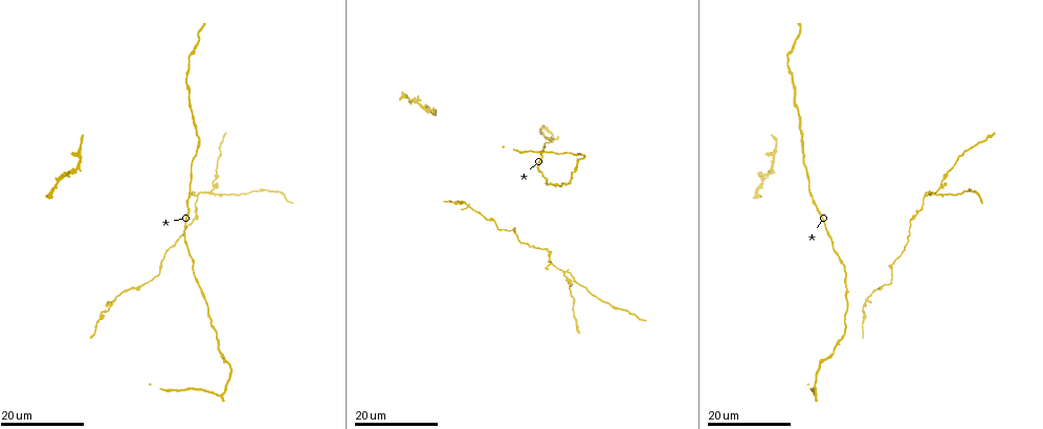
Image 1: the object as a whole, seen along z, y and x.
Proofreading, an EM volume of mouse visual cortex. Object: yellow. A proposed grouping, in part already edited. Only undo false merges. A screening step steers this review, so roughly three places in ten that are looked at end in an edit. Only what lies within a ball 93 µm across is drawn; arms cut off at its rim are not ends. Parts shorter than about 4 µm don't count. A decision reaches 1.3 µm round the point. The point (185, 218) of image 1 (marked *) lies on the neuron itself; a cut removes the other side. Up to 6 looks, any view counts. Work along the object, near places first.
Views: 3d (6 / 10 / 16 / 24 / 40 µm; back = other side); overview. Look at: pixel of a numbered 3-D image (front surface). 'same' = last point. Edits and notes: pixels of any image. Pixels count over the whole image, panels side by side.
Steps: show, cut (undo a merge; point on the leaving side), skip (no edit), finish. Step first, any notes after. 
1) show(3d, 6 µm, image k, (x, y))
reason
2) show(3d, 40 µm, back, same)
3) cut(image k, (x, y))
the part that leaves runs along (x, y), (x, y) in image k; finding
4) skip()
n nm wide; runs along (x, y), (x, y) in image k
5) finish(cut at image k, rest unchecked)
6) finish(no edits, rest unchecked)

show(3d, 16 µm, image 1, (220, 352))
calibre changes

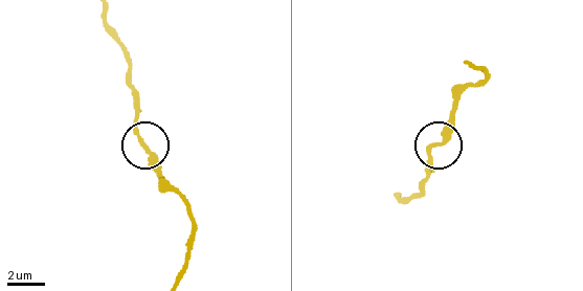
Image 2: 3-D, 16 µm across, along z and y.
show(3d, 10 µm, image 2, (437, 142))
zoom in

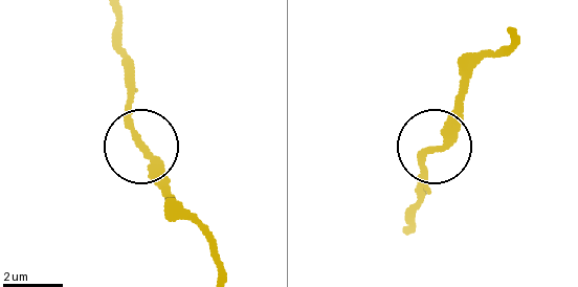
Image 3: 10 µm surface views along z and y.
skip()
230 nm wide; one neuron here

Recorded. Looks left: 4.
show(3d, 24 µm, image 1, (104, 311))
sudden change in width

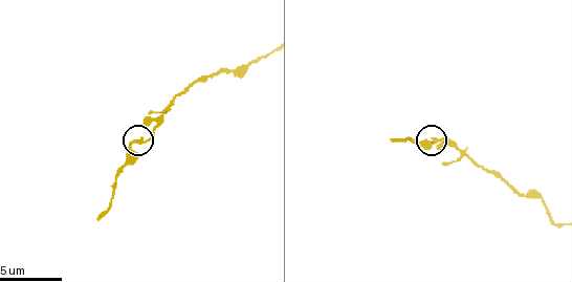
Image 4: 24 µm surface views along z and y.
show(3d, 6 µm, image 4, (139, 142))

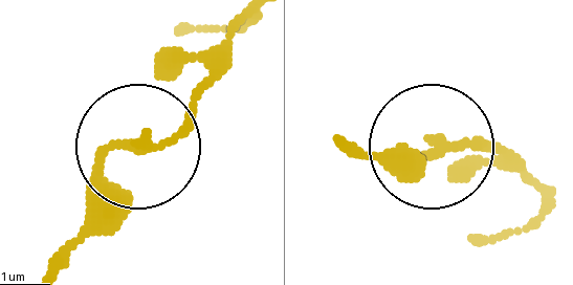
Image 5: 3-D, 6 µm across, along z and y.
skip()
180 nm wide; one neuron here

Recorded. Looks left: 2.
show(3d, 16 µm, image 1, (212, 195))

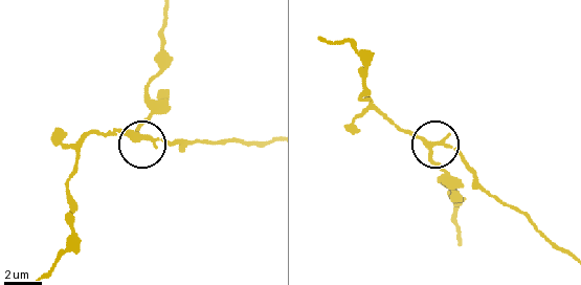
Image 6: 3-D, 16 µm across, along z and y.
show(3d, 6 µm, image 6, (431, 146))

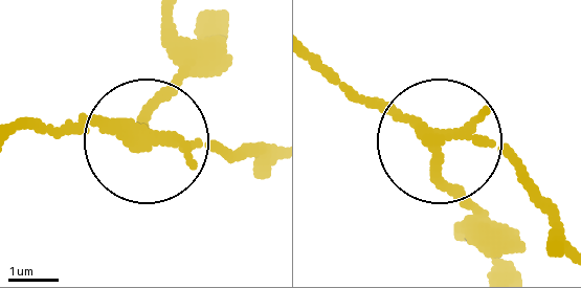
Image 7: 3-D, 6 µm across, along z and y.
cut(image 7, (187, 156))
230 nm wide; a second neuron is stuck on

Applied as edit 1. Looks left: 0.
finish(cut at image 7, rest unchecked)

